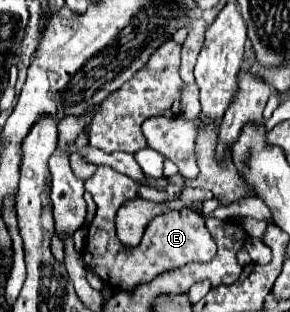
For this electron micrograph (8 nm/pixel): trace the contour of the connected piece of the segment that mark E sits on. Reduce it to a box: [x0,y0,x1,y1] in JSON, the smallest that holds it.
[83,167,215,293]

